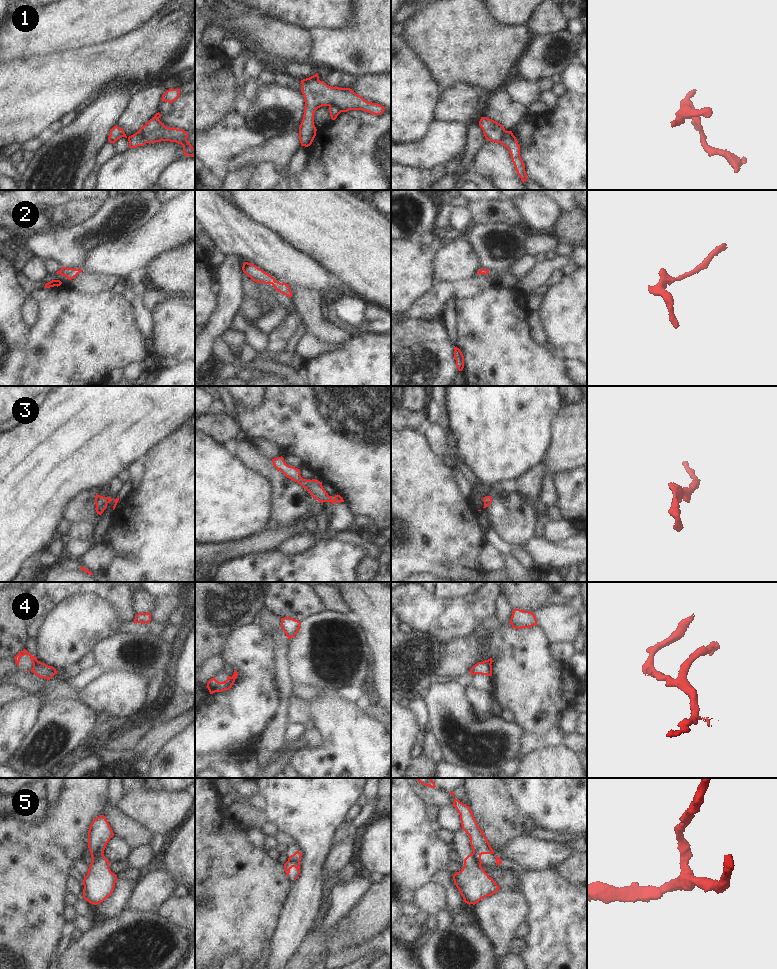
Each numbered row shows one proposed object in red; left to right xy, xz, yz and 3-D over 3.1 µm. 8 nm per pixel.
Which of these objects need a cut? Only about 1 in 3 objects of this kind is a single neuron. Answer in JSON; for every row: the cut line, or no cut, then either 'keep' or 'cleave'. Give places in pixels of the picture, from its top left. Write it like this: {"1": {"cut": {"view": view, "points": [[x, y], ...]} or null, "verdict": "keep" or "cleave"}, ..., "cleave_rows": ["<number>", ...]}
{"1": {"cut": {"view": "xz", "points": [[329, 105], [335, 105], [340, 112]]}, "verdict": "cleave"}, "2": {"cut": null, "verdict": "keep"}, "3": {"cut": null, "verdict": "keep"}, "4": {"cut": {"view": "xy", "points": [[37, 660], [33, 665]]}, "verdict": "cleave"}, "5": {"cut": {"view": "yz", "points": [[472, 853], [473, 857], [480, 864]]}, "verdict": "cleave"}, "cleave_rows": ["1", "4", "5"]}

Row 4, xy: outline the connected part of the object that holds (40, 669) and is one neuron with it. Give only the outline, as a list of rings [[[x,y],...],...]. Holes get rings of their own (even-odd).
[[[37,661],[33,665],[31,672],[39,676],[40,678],[44,678],[47,680],[51,679],[55,674],[57,674],[57,671],[54,667],[48,666],[40,661]]]

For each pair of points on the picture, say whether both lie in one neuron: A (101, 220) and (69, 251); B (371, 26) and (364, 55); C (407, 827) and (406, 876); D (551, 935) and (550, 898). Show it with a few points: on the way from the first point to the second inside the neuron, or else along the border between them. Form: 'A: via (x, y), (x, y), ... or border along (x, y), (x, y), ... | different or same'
A: via (93, 228), (77, 243) | same
B: via (371, 33), (371, 44), (367, 48) | same
C: via (402, 839), (402, 850), (406, 854), (406, 864) | same
D: via (551, 926), (551, 907) | same

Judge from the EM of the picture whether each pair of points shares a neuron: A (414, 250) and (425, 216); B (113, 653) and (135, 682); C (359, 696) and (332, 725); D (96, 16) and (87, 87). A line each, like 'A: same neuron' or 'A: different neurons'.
A: different neurons
B: different neurons
C: different neurons
D: different neurons

